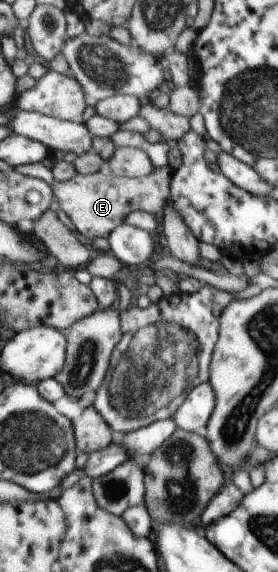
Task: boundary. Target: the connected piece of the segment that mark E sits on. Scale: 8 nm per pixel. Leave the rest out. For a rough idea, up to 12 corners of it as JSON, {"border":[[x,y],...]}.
{"border":[[174,170],[143,178],[78,172],[52,188],[85,238],[108,239],[131,212],[163,223]]}

